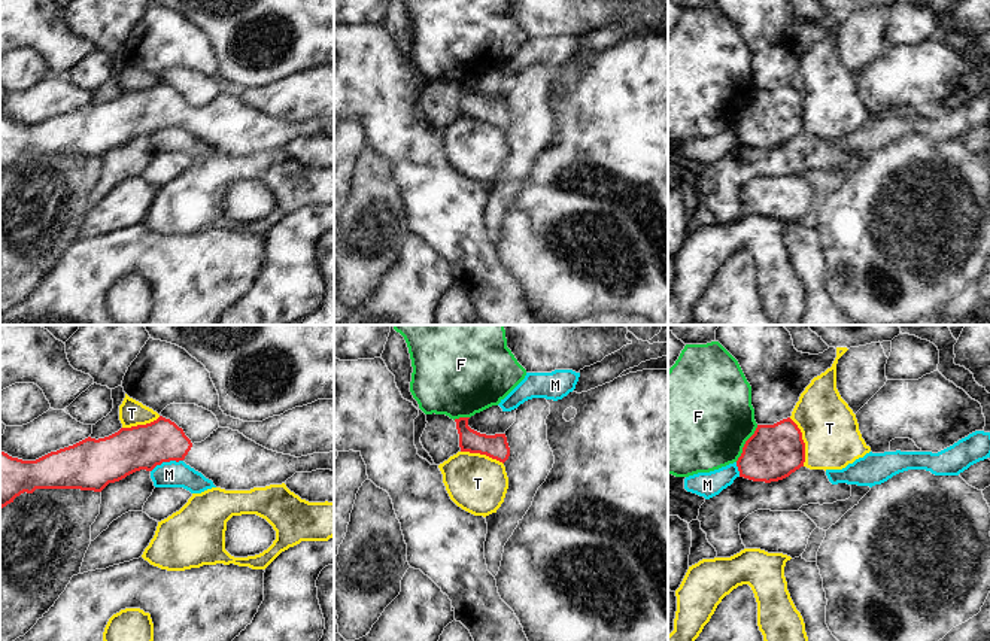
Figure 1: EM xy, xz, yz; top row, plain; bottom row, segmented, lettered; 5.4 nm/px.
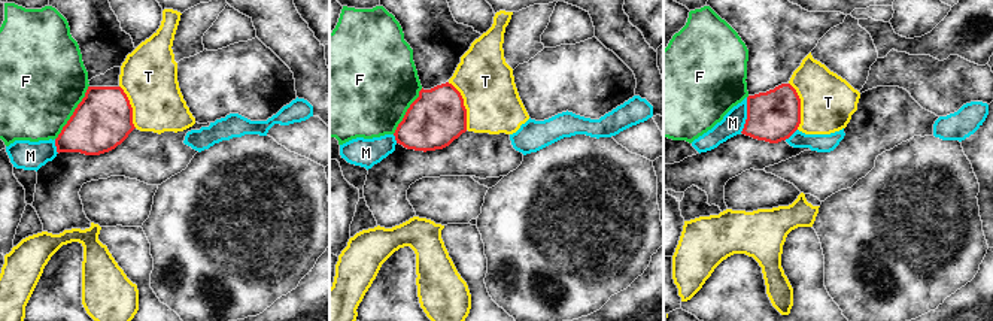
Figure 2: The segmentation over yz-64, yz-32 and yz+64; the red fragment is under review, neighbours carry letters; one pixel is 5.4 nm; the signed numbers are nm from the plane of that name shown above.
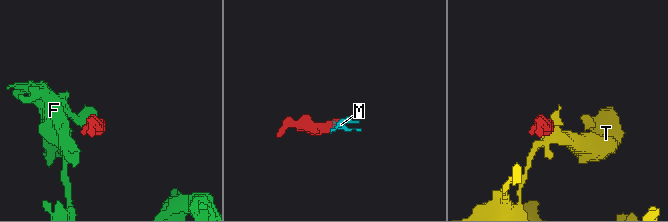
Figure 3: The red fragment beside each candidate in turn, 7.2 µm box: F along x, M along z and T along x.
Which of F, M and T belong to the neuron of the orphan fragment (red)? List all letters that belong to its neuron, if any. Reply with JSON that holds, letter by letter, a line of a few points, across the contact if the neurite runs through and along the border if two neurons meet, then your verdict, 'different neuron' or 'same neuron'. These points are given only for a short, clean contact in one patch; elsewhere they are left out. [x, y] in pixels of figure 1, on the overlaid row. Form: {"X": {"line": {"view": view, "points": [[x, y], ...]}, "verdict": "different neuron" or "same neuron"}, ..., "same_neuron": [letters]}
{"F": {"verdict": "different neuron"}, "M": {"verdict": "different neuron"}, "T": {"line": {"view": "yz", "points": [[789, 418], [801, 433], [804, 465]]}, "verdict": "different neuron"}, "same_neuron": []}

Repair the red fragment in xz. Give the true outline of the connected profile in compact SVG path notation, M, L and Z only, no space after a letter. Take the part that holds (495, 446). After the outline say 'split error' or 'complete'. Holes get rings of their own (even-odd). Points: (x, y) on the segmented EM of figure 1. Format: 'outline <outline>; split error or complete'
outline M470 417L455 419L461 452L486 455L504 464L510 456L505 434L480 434L468 426L468 419Z; complete

